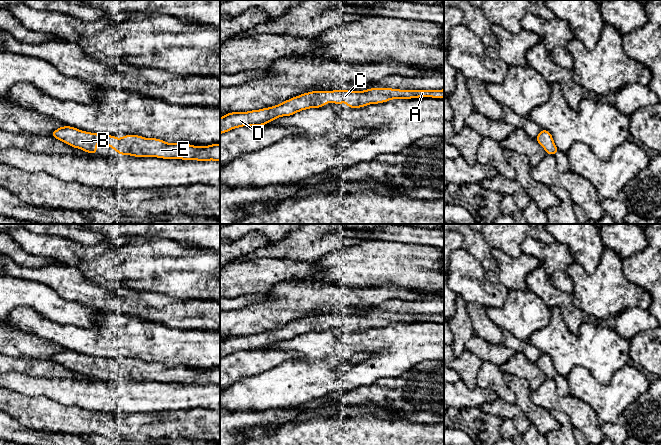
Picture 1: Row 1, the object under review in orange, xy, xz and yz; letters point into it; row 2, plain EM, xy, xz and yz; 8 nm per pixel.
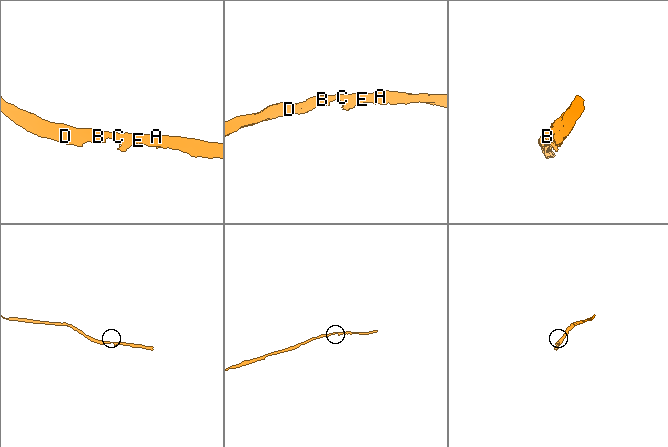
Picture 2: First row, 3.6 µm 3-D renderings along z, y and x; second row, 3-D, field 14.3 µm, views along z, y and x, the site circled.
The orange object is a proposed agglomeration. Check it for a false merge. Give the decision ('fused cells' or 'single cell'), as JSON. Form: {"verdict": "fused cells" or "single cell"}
{"verdict": "single cell"}

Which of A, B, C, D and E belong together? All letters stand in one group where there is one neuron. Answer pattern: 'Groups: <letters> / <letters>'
Groups: A B C D E

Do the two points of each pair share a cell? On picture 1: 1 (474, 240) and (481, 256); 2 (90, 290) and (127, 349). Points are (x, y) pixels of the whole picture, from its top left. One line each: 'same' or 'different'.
1: same
2: different

